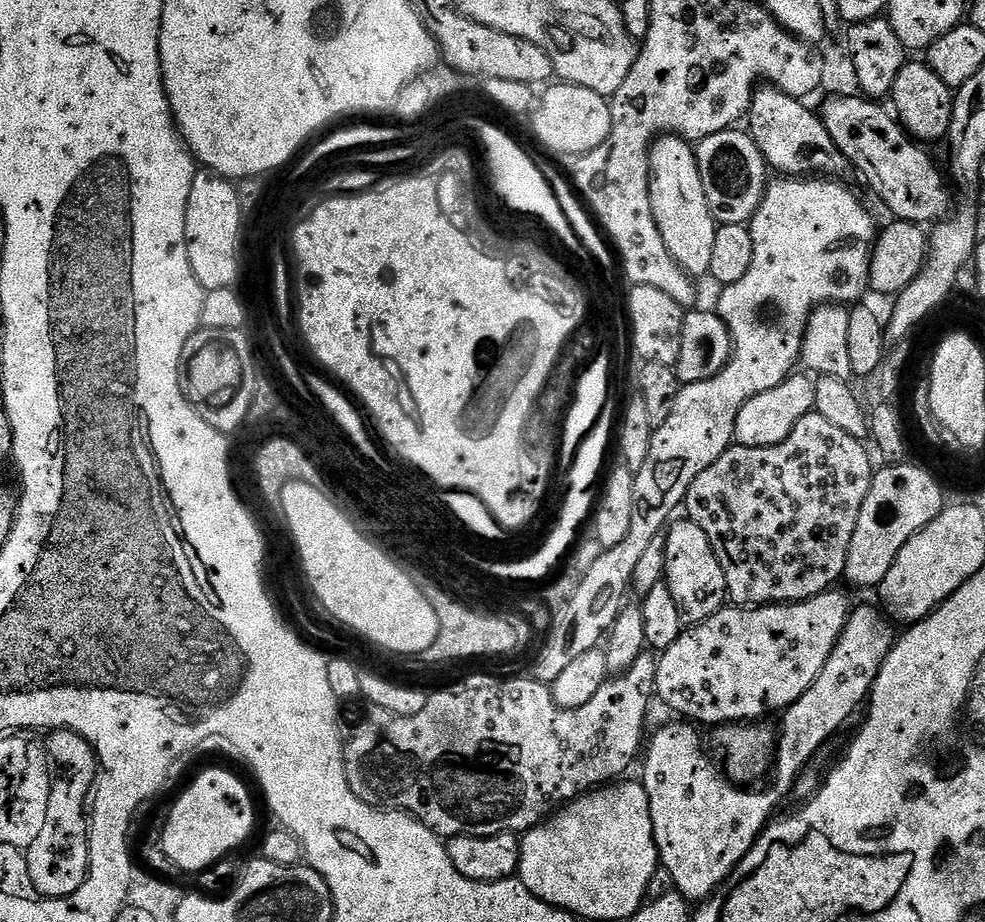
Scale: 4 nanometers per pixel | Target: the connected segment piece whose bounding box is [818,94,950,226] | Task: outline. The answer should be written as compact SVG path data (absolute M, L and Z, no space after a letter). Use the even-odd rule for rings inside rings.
M860 94L850 97L829 95L826 100L828 101L826 101L821 108L818 108L820 120L826 126L826 134L830 134L830 138L834 142L834 146L838 146L838 150L846 159L848 159L849 165L851 165L853 169L857 168L857 170L860 171L861 178L864 179L870 187L872 187L873 194L876 195L877 198L880 199L881 202L893 212L891 215L895 217L895 219L905 220L911 224L919 224L921 226L932 226L949 215L950 207L948 208L948 192L946 189L944 189L943 174L936 169L935 162L928 157L928 152L926 149L924 149L927 147L921 146L919 143L917 143L917 141L913 140L912 137L904 131L899 119L897 119L897 117L893 115L893 113L889 111L887 107L885 107L886 109L883 108L885 106L883 103L867 99Z

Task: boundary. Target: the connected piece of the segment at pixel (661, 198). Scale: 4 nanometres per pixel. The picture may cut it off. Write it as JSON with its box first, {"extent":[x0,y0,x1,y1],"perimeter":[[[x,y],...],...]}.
{"extent":[648,134,718,278],"perimeter":[[[664,134],[653,143],[648,154],[648,193],[654,222],[658,222],[658,234],[666,242],[666,250],[678,262],[683,272],[693,278],[708,276],[710,257],[714,251],[714,234],[718,227],[702,190],[702,174],[698,174],[698,162],[693,145],[687,144],[680,134]]]}

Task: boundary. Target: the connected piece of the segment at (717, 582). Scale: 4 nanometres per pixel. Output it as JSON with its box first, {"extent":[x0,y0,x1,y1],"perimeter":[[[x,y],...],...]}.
{"extent":[663,519,728,626],"perimeter":[[[680,519],[667,529],[664,536],[666,566],[663,583],[668,585],[670,594],[674,594],[674,602],[678,605],[682,619],[689,625],[695,626],[710,619],[725,607],[728,600],[728,587],[722,562],[718,562],[718,554],[714,554],[714,546],[710,546],[710,538],[706,538],[706,530],[702,530],[702,526],[698,526],[692,520]]]}

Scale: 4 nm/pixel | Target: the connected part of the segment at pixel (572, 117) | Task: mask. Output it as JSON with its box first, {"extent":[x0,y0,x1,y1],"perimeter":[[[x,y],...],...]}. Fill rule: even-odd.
{"extent":[531,82,612,158],"perimeter":[[[556,82],[548,87],[543,89],[545,92],[541,96],[539,93],[531,113],[532,128],[536,131],[537,138],[550,151],[573,152],[573,157],[576,158],[602,146],[612,129],[612,105],[609,97],[594,94],[594,90],[577,84]]]}

